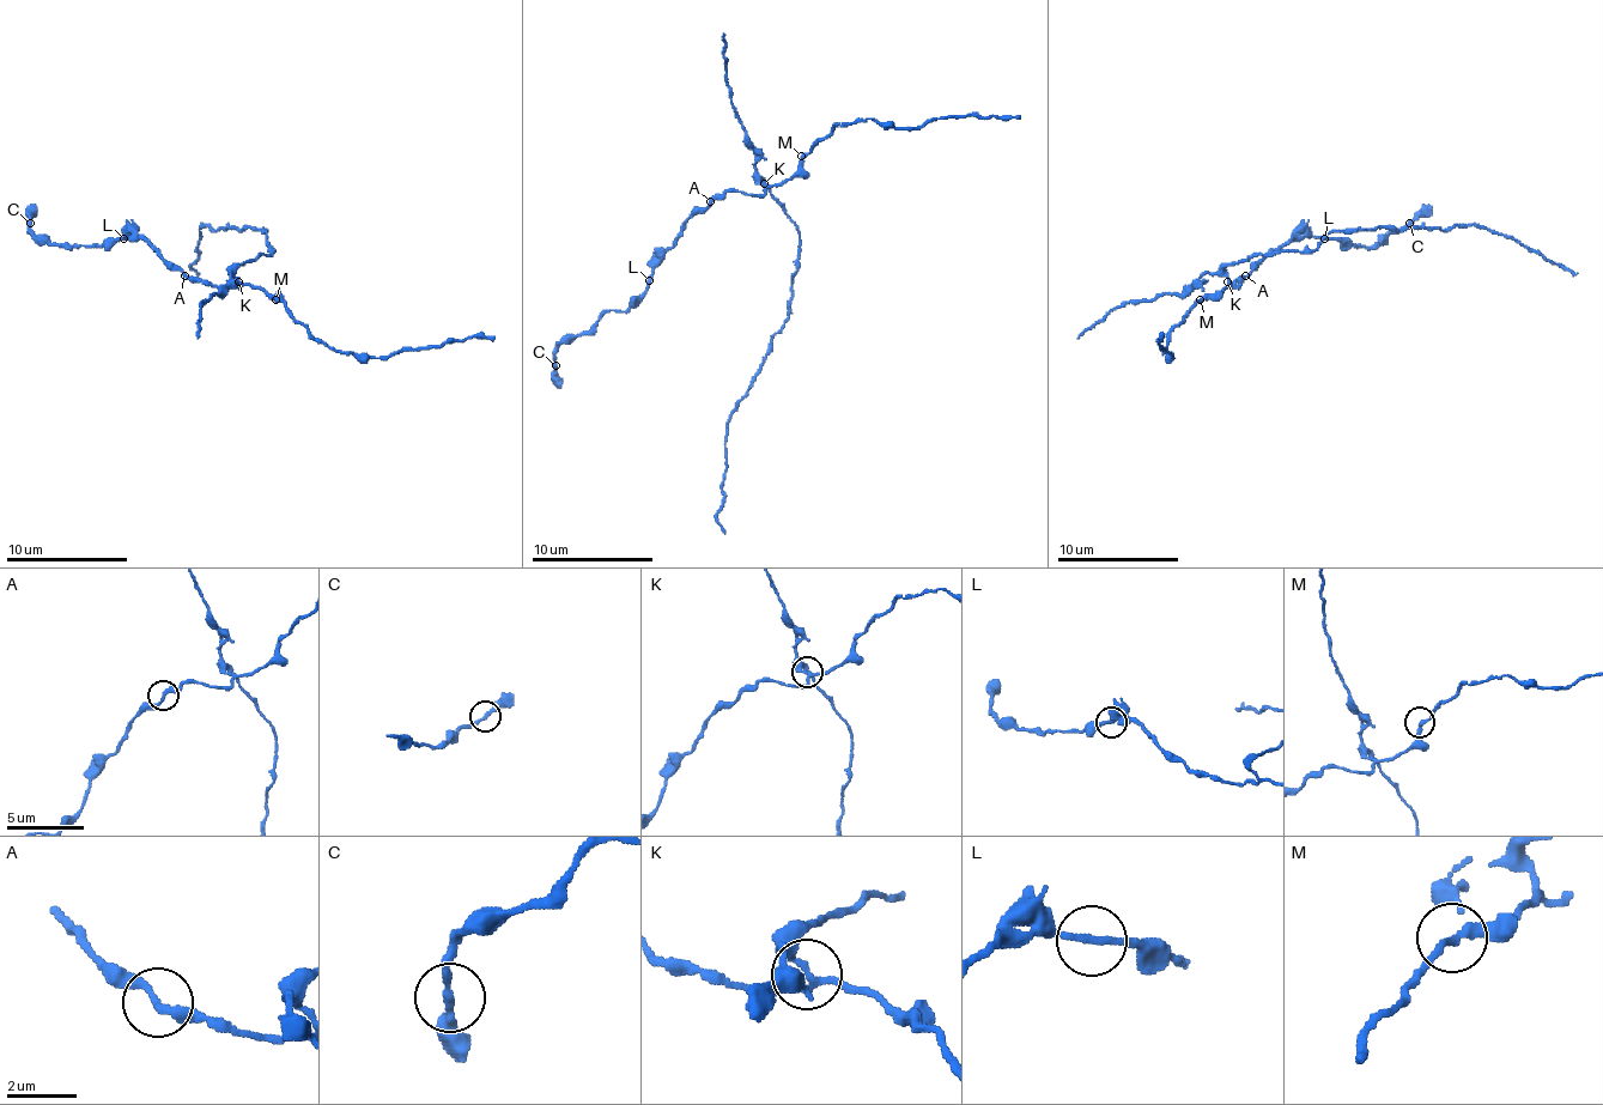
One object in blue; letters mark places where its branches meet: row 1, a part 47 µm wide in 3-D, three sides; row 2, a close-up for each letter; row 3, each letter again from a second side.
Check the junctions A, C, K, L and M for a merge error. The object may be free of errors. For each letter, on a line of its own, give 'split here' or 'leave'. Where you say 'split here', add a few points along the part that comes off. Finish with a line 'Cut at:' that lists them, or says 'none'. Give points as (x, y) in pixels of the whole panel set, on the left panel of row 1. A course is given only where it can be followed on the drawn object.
A: leave
C: leave
K: split here | (240, 281), (234, 275), (236, 266), (273, 250), (263, 229), (200, 226), (190, 262), (200, 275)
L: leave
M: leave
Cut at: K

